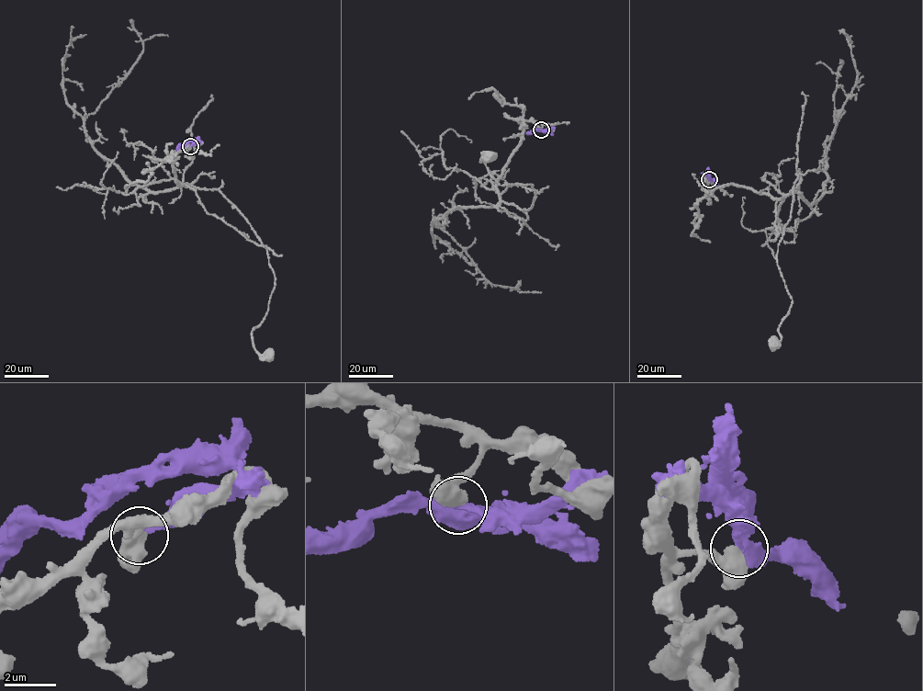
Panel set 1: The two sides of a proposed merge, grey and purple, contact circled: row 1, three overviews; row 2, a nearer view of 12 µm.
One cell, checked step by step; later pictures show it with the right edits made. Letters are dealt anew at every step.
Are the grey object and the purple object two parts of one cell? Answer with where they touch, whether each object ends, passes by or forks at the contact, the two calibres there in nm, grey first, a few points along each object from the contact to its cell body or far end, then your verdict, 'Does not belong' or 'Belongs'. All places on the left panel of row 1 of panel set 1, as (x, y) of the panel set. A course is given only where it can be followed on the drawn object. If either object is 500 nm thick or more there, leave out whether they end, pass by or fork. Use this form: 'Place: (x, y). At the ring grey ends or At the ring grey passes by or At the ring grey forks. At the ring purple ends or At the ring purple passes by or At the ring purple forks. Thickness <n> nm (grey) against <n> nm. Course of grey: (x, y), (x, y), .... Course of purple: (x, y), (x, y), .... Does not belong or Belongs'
Place: (190, 146). At the ring grey forks. At the ring purple ends. Thickness 340 nm (grey) against 280 nm. Course of grey: (190, 146), (172, 152), (176, 181), (217, 189), (266, 249), (274, 288), (251, 334), (253, 348), (269, 356). Course of purple: (190, 146), (193, 141), (178, 146), (177, 150). Does not belong

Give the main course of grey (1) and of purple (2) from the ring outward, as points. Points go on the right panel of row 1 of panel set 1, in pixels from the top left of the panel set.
1: (709, 179), (703, 182), (707, 194), (737, 184), (784, 198), (793, 188), (776, 254), (792, 301), (775, 345)
2: (709, 179), (707, 174), (718, 184)

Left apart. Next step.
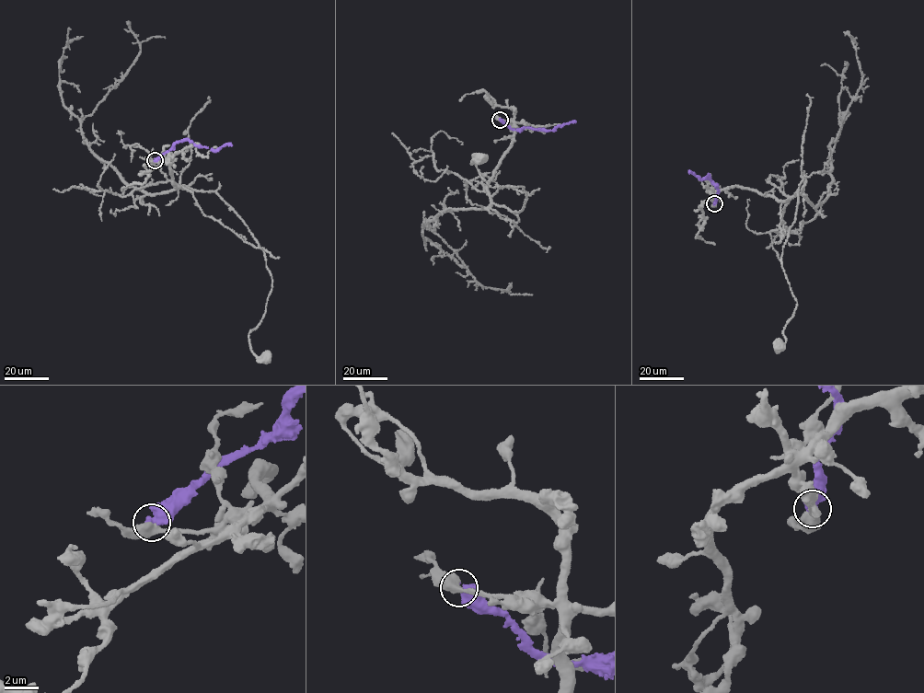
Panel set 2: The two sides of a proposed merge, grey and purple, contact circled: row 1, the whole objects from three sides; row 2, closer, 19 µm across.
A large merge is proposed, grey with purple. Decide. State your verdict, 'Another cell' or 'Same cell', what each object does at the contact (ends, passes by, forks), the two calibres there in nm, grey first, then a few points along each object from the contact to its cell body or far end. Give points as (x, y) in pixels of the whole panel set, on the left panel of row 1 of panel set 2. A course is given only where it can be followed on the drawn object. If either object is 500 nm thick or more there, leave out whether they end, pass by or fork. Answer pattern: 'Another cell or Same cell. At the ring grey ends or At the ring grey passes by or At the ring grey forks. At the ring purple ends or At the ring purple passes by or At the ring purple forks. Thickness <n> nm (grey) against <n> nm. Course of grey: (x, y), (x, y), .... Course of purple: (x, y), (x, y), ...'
Another cell. Thickness 460 nm (grey) against 700 nm. Course of grey: (155, 160), (171, 155), (173, 183), (214, 191), (264, 251), (271, 291), (248, 337), (251, 351), (266, 359). Course of purple: (155, 160), (171, 150), (175, 144), (185, 140), (215, 150), (225, 145), (232, 145)

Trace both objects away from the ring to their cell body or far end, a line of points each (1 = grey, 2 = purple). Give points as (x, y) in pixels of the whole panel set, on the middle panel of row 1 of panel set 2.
1: (500, 120), (513, 123), (513, 141), (488, 193), (519, 212), (523, 187), (490, 187), (470, 163), (480, 159)
2: (500, 120), (511, 128), (528, 127), (553, 131), (557, 126), (575, 121)

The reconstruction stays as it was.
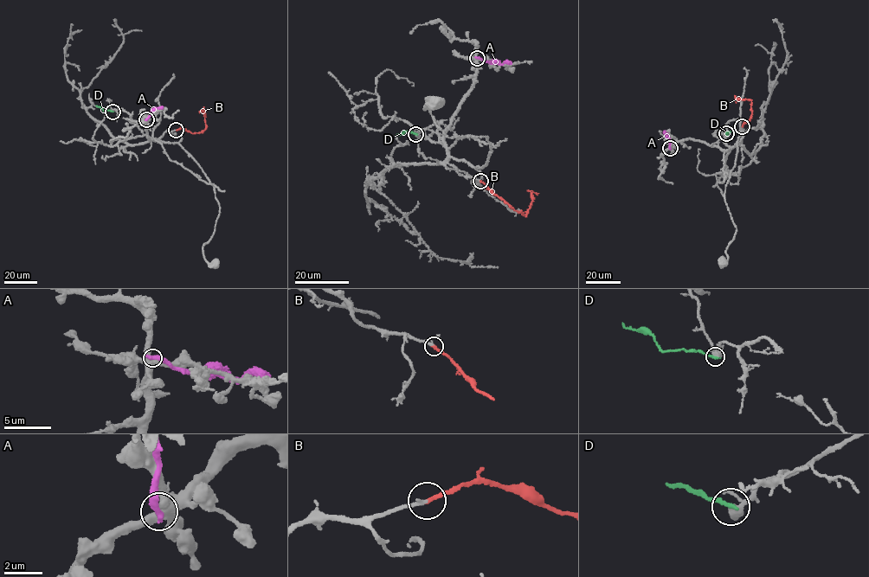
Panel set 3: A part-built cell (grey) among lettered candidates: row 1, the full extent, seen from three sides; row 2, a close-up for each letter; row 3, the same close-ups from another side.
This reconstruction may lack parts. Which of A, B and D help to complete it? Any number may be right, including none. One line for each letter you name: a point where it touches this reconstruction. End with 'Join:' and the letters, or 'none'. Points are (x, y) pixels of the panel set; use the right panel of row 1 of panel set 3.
B: meets grey at (742, 126)
Join: B

